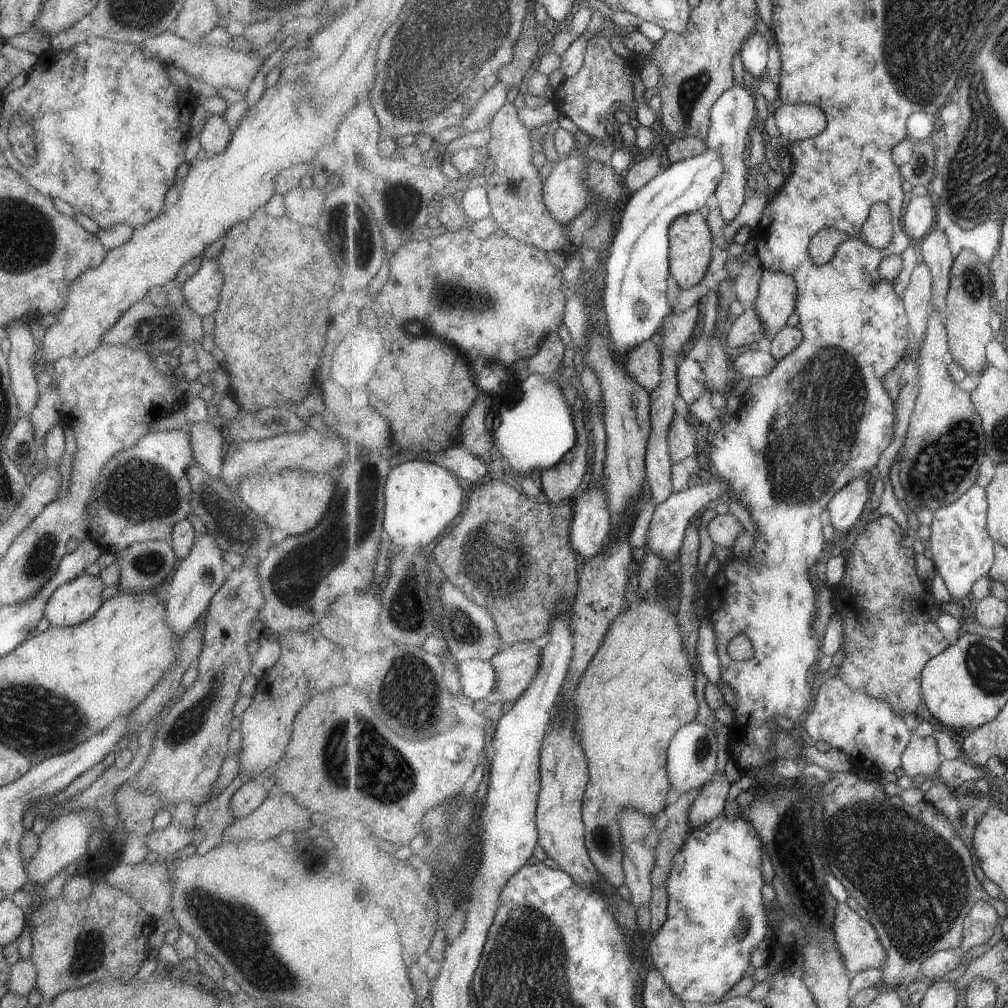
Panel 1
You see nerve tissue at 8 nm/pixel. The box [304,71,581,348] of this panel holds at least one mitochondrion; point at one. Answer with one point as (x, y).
(459, 299)

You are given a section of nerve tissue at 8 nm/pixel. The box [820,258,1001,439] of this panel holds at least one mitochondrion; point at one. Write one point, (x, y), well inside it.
(973, 284)

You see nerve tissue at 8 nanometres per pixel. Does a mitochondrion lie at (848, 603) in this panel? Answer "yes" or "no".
no

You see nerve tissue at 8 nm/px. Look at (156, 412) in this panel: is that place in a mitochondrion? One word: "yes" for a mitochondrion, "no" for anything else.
no

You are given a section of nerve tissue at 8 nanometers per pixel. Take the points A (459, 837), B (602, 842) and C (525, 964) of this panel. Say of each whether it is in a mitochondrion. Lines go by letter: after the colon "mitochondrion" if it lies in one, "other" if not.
A: mitochondrion
B: mitochondrion
C: mitochondrion

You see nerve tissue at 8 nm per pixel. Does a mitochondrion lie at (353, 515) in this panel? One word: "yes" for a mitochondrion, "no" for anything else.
yes

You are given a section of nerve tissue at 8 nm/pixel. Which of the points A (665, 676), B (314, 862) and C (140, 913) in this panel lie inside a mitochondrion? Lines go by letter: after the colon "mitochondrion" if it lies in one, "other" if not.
A: other
B: other
C: other

